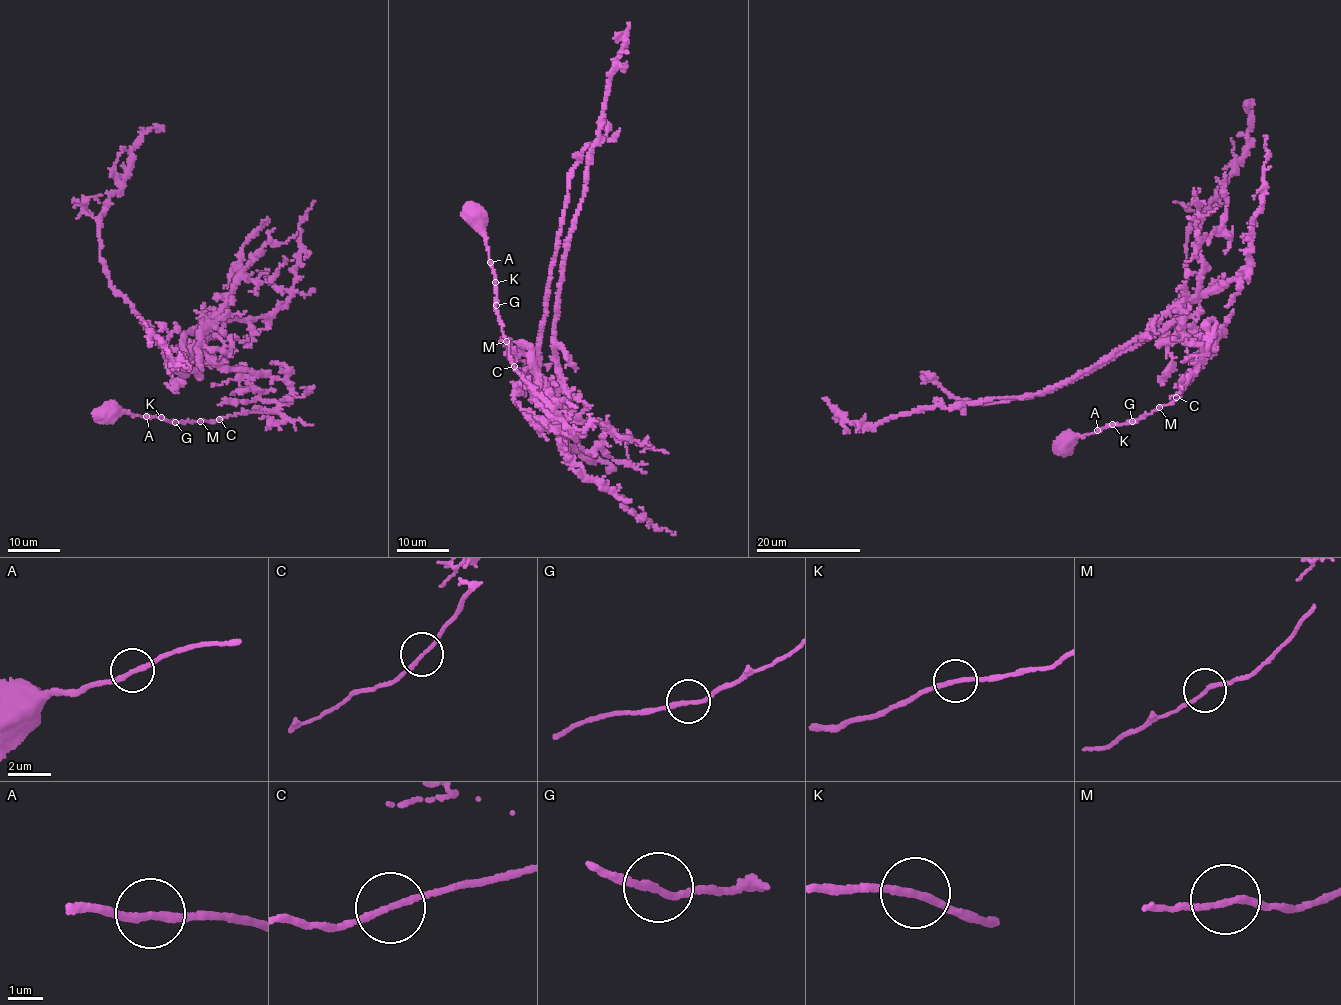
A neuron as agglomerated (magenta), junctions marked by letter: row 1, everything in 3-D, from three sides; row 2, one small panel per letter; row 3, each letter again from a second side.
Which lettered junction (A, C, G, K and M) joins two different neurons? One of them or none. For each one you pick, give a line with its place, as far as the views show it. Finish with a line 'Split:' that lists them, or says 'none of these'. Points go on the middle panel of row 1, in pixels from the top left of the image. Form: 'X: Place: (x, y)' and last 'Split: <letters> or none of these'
Split: none of these

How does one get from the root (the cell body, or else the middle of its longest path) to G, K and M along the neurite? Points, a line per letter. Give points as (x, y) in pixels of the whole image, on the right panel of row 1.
G: (1069, 444), (1079, 436), (1132, 421)
K: (1069, 444), (1073, 444), (1077, 436), (1093, 434), (1112, 424)
M: (1069, 444), (1079, 436), (1138, 420), (1158, 407)

